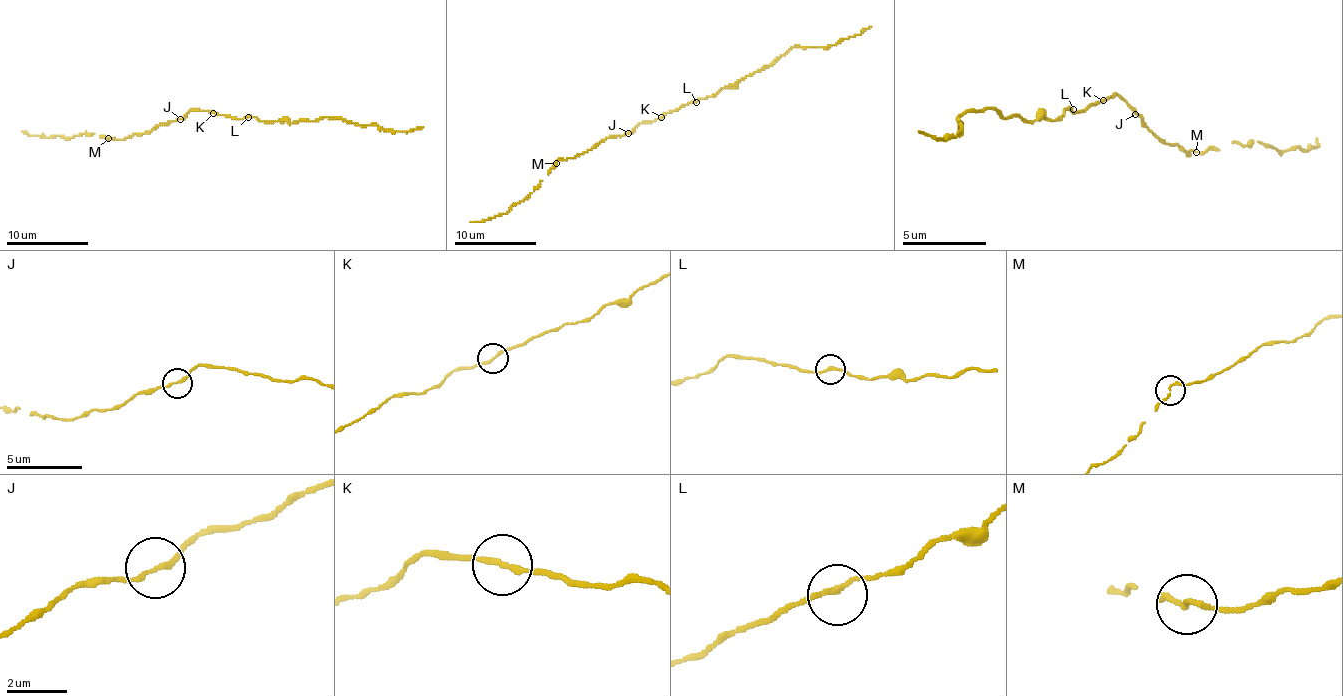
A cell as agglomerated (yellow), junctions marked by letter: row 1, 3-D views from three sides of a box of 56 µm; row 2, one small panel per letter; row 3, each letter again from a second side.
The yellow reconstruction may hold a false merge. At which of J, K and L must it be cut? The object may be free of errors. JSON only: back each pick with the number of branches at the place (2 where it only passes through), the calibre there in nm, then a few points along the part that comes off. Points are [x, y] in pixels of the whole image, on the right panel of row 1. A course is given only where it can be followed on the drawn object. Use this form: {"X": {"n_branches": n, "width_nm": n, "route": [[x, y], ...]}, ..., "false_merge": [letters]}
{"false_merge": []}

